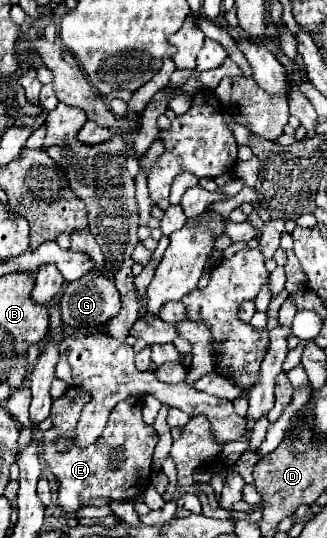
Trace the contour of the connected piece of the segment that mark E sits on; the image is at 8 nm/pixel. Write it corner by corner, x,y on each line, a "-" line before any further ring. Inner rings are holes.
65,393
63,397
53,401
51,419
53,427
43,431
43,445
45,446
45,461
49,469
53,471
57,483
59,483
59,505
73,513
81,507
83,501
91,497
107,497
115,501
131,501
145,493
149,481
151,481
151,457
153,449
159,441
159,433
147,425
141,417
143,401
141,397
129,397
115,405
115,409
109,415
107,427
103,435
85,449
69,449
65,453
59,453
53,445
57,437
75,437
75,427
79,413
83,405
89,401
87,393
81,393
77,397
71,397

